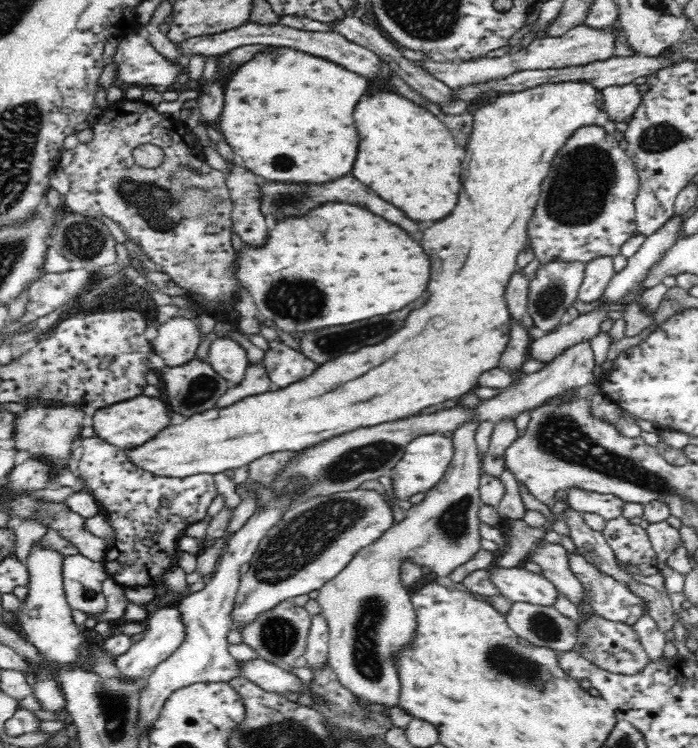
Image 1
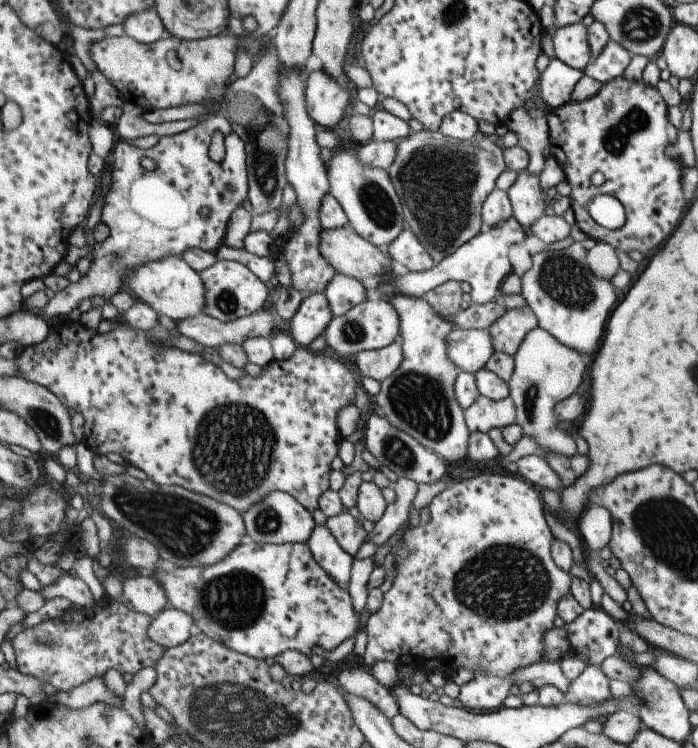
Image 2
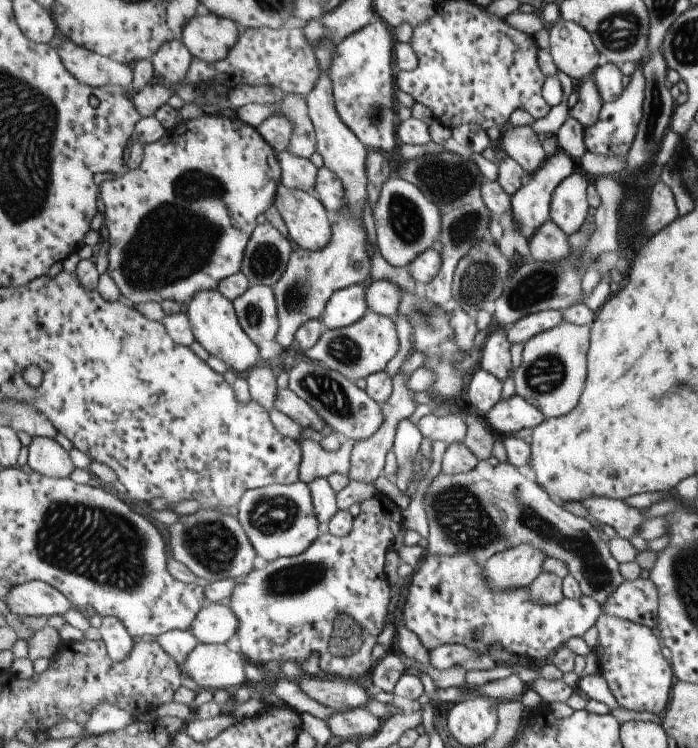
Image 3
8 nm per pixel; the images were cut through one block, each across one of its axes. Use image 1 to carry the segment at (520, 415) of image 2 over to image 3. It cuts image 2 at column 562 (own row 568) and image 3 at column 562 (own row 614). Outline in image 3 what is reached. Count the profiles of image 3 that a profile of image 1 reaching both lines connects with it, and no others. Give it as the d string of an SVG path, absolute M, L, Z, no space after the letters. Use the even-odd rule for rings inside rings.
M561 323L524 344L522 361L515 370L515 392L533 403L547 419L569 414L579 400L585 380L585 354L589 344L587 325Z

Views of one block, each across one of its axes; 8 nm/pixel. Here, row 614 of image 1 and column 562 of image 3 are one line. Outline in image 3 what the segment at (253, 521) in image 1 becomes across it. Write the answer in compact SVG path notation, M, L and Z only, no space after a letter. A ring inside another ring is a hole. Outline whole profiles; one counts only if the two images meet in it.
M576 170L561 182L553 195L550 220L556 222L568 235L575 234L585 220L591 219L585 199L585 188L589 181Z

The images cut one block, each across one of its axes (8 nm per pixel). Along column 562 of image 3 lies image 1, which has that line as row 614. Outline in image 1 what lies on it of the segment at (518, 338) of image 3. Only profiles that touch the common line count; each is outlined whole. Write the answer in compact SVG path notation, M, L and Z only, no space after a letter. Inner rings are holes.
M312 614L311 627L307 640L304 658L308 668L321 667L328 661L329 653L329 626L326 617L321 614Z

